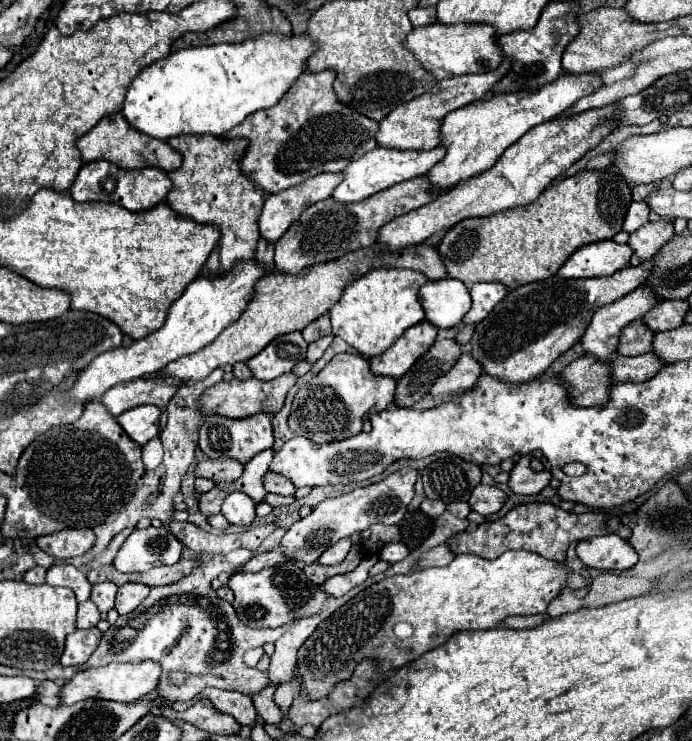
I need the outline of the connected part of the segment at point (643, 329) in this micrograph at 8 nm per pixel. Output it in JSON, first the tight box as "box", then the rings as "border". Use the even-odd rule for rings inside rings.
{"box":[618,320,654,356],"border":[[[634,320],[622,330],[618,354],[620,356],[646,354],[652,350],[652,340],[654,340],[654,332],[650,332],[650,328],[644,324],[644,320]]]}

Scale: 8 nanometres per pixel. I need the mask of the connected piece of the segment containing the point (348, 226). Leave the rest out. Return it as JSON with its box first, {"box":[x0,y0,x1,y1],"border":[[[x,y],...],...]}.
{"box":[274,176,450,274],"border":[[[418,176],[418,178],[400,182],[384,192],[378,192],[378,194],[374,194],[362,202],[354,202],[354,204],[342,204],[342,202],[336,202],[334,198],[320,200],[320,202],[312,204],[306,212],[302,212],[300,220],[296,224],[292,224],[288,228],[288,232],[276,242],[274,264],[284,274],[298,274],[306,266],[312,266],[318,262],[328,262],[328,260],[340,258],[348,252],[354,252],[358,248],[372,246],[384,224],[432,202],[434,198],[438,198],[442,192],[448,192],[448,190],[450,188],[434,192],[434,188],[426,180],[426,176]]]}

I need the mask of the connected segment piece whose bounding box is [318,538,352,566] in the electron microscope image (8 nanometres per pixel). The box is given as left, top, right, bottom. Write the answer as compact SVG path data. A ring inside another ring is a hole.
M342 538L342 540L338 540L336 544L332 544L322 556L320 556L320 564L326 564L326 566L332 566L332 564L340 564L344 558L346 558L346 554L350 552L350 548L352 548L352 540L350 538Z

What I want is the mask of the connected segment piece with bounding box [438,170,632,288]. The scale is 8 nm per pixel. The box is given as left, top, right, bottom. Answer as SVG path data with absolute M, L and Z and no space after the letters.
M578 172L570 178L552 182L534 202L526 206L516 206L506 212L496 212L484 218L468 218L458 222L454 228L446 232L438 246L438 252L450 278L462 280L464 284L500 282L506 288L518 288L520 284L554 276L560 270L560 266L572 256L572 252L576 252L584 244L610 240L616 232L622 230L622 222L626 218L630 202L630 186L616 172Z

